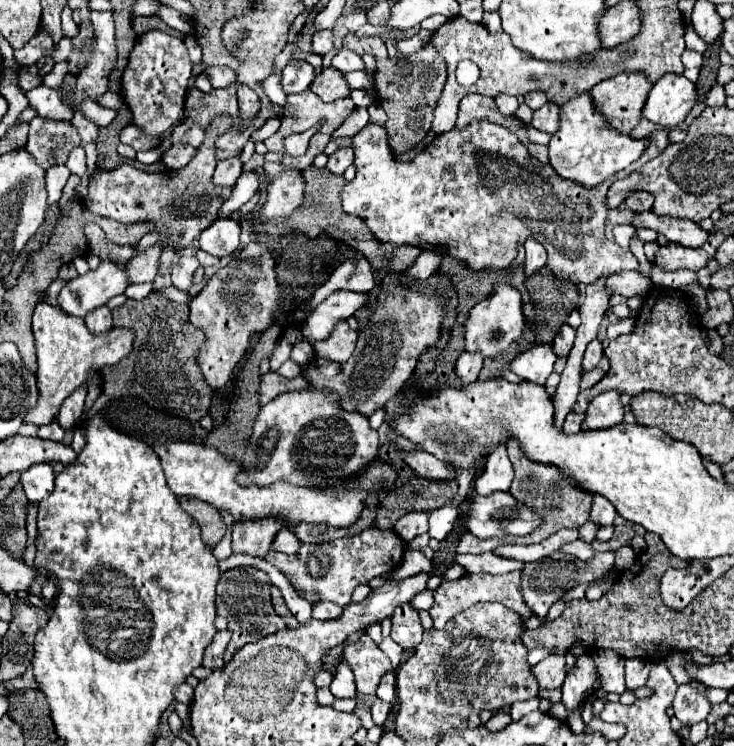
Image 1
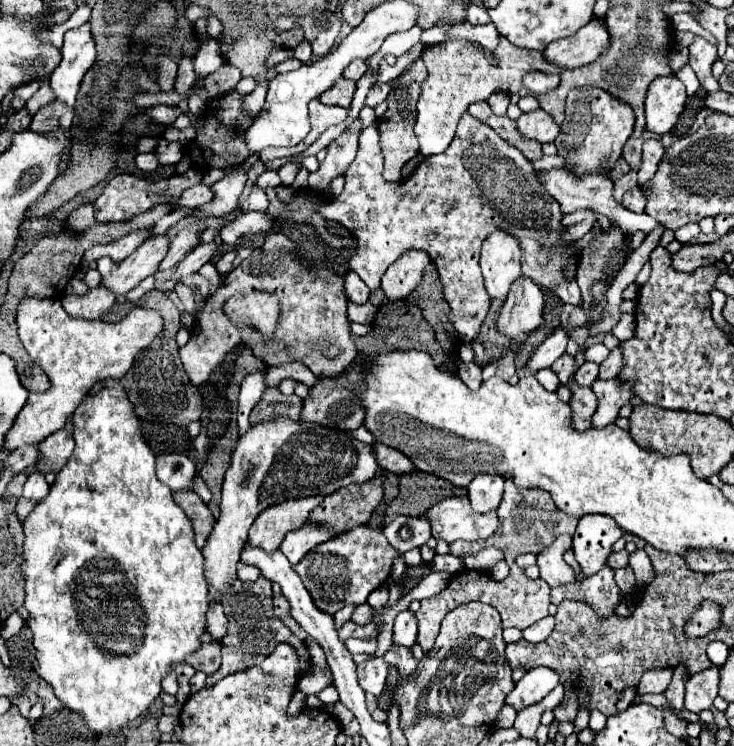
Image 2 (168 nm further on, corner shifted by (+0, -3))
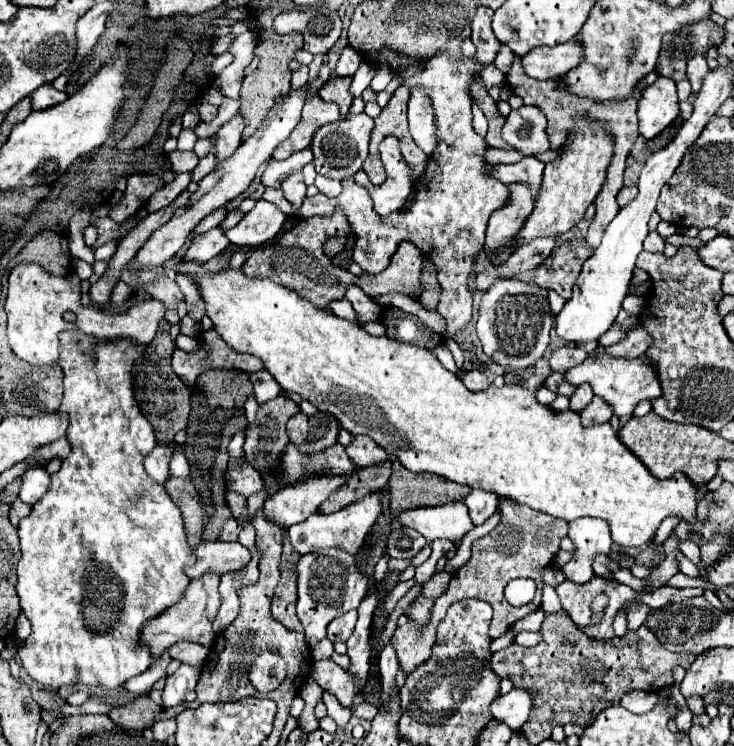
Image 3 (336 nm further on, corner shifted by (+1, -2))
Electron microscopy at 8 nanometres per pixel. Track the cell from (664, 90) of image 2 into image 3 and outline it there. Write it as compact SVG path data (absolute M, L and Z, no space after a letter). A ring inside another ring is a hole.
M658 78L644 90L644 96L638 104L640 134L646 140L652 140L666 126L670 126L678 114L680 100L676 94L676 82L672 78Z

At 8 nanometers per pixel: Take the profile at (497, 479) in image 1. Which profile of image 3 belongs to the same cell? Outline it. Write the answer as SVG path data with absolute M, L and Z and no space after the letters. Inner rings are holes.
M478 488L472 490L464 504L468 506L468 512L470 512L470 518L474 524L482 524L486 518L490 518L496 508L498 508L498 496L494 492L480 492Z

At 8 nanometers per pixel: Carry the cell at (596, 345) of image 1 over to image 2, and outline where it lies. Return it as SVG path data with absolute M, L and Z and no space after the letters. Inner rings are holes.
M583 363L575 373L575 383L581 387L591 387L591 383L597 379L599 365L597 363Z

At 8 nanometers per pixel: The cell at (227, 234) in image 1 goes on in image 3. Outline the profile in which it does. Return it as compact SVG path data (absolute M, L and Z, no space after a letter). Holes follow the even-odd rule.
M258 200L256 206L226 232L226 236L236 246L260 246L278 234L284 220L286 214L278 206Z

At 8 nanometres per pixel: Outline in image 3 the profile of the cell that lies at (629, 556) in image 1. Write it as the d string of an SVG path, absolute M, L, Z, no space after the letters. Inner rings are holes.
M598 556L594 560L594 572L596 572L596 576L602 576L602 578L610 578L612 576L612 572L608 568L608 562L610 562L608 556Z

